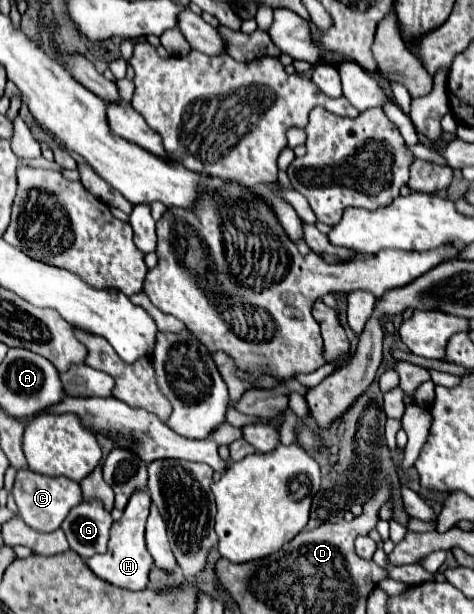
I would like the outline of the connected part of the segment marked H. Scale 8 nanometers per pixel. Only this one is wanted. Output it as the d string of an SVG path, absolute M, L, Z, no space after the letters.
M139 489L131 495L131 499L123 511L123 517L113 523L109 551L105 555L95 555L93 559L87 561L87 565L95 571L95 575L99 575L101 579L105 579L107 583L113 583L117 587L125 587L125 589L133 589L133 591L147 589L149 571L153 567L153 559L145 547L145 537L143 537L145 521L149 517L149 507L151 507L151 499L145 489Z

